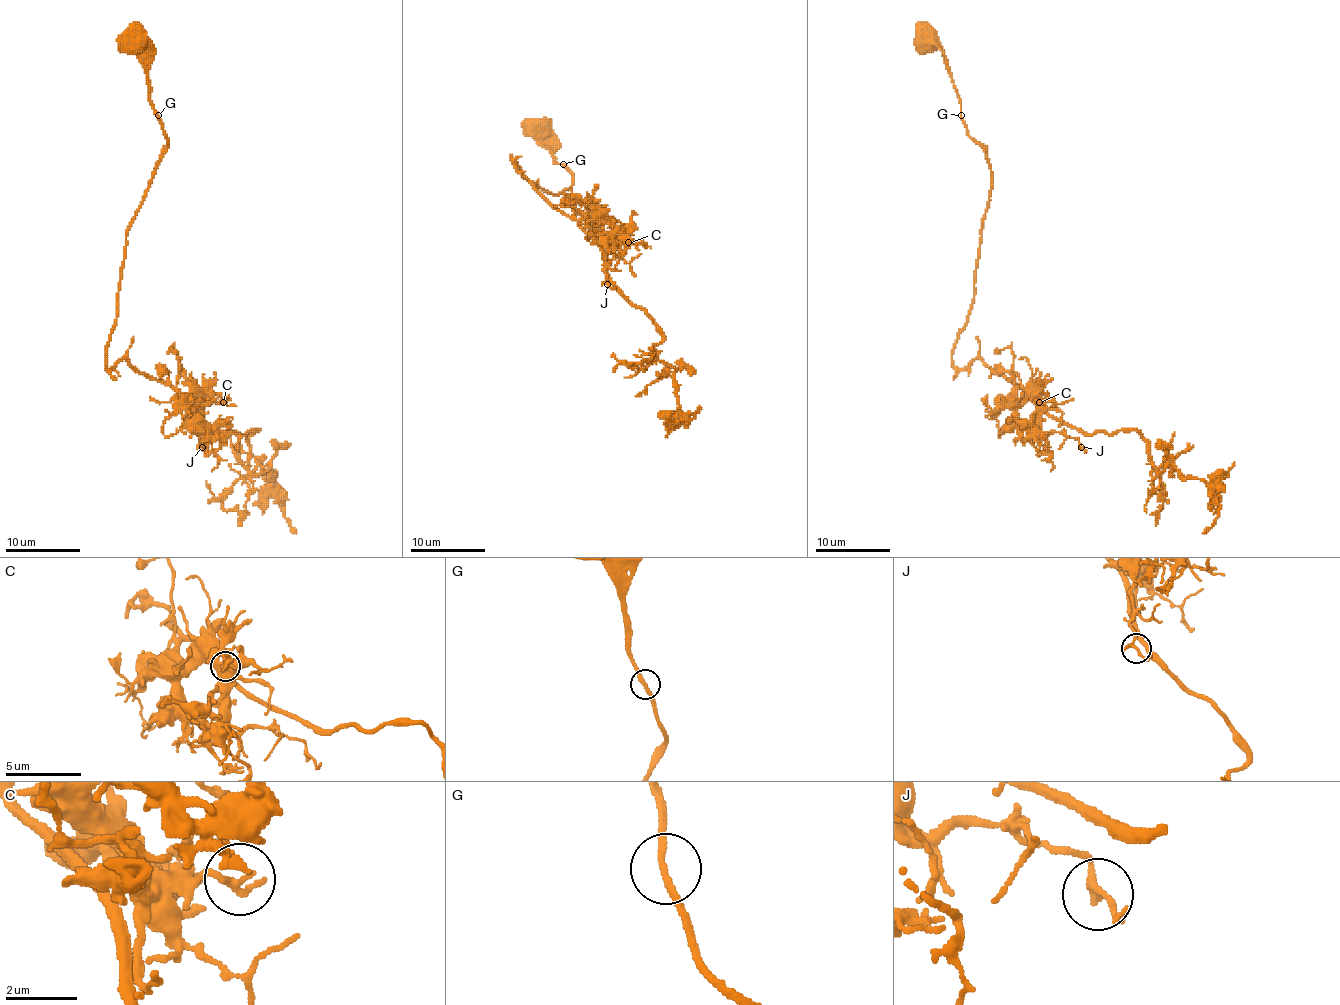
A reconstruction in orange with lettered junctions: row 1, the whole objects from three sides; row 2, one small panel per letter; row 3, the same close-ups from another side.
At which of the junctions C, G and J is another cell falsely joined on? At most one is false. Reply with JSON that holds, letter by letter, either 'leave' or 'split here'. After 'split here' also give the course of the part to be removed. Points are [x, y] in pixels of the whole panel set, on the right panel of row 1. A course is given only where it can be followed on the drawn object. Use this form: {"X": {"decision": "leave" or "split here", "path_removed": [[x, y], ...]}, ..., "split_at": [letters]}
{"C": {"decision": "leave"}, "G": {"decision": "leave"}, "J": {"decision": "leave"}, "split_at": []}

